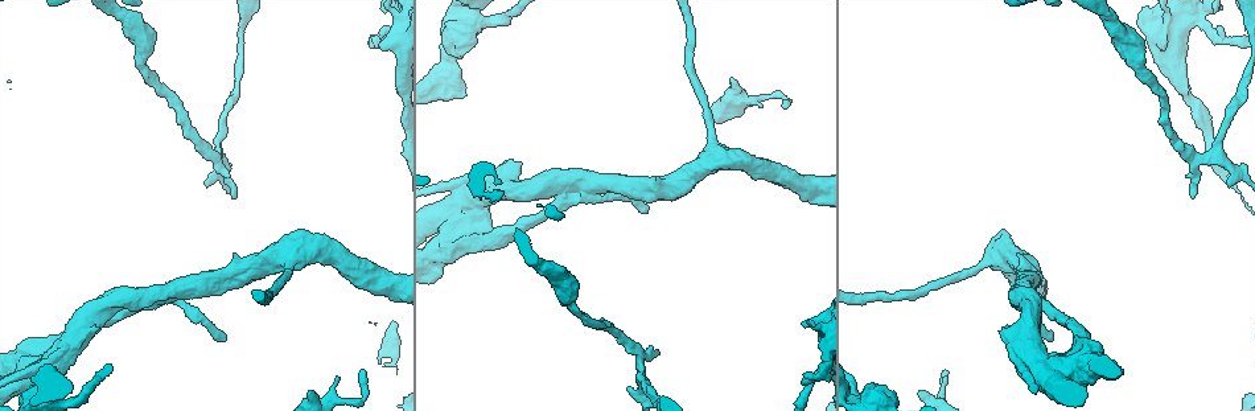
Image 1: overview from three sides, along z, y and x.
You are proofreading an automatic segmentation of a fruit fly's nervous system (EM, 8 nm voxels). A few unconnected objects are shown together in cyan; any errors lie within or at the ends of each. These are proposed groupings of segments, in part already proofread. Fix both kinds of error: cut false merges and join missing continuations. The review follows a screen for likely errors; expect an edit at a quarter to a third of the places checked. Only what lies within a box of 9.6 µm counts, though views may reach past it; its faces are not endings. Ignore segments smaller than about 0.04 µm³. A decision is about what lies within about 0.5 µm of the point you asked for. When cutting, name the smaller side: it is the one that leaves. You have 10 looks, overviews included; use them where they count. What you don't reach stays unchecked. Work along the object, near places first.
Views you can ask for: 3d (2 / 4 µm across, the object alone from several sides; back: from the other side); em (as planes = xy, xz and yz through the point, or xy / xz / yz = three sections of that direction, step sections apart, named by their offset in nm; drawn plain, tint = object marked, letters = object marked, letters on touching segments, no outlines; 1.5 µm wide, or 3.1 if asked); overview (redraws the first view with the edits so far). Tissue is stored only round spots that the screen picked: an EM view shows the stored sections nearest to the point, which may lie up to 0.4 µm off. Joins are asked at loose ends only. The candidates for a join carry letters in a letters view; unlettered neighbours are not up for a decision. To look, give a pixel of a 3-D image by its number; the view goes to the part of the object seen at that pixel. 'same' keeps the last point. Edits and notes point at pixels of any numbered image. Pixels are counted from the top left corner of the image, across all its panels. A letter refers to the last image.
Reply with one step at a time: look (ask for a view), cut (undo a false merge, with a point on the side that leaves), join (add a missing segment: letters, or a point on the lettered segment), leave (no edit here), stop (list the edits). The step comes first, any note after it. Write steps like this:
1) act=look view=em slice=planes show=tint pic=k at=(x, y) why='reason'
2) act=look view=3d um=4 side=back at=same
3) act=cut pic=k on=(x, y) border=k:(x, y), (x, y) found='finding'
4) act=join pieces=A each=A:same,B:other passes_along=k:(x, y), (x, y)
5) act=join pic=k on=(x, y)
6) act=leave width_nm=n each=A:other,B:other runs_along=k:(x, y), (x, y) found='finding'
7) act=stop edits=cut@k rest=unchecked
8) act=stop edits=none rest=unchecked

act=look view=3d um=4 pic=1 at=(310, 390) why='stops while still wide'

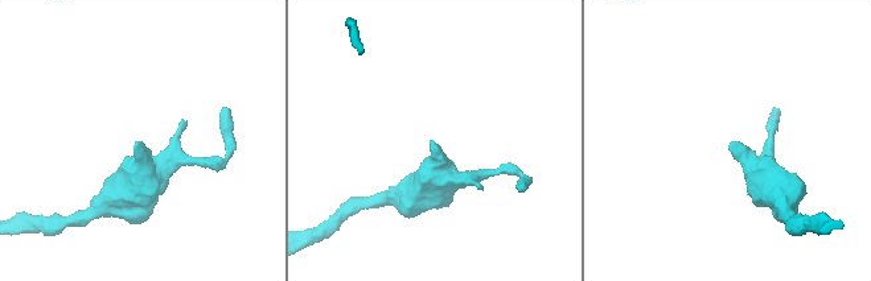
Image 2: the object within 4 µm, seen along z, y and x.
act=look view=em slice=yz step=4 show=letters pic=2 at=(728, 146) why='shape alone is not enough'

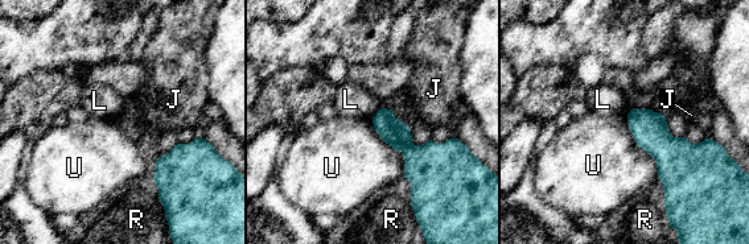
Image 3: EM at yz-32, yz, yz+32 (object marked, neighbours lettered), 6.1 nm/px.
act=look view=em slice=planes show=letters at=same why='cut it another way'

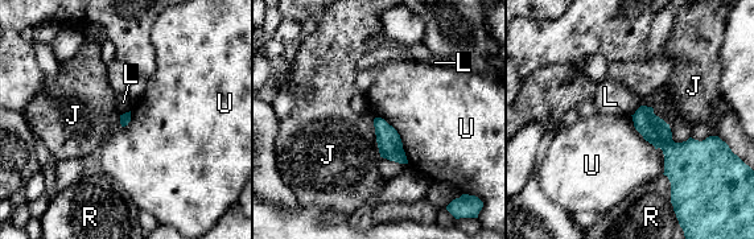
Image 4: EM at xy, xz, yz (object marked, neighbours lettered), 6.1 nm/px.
act=leave each=J:other,L:other,R:other,U:other border=4:(375, 116), (396, 131), (408, 163) found='no lettered segment goes on from it'

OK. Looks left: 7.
act=look view=3d um=4 pic=1 at=(642, 211) why='free end'

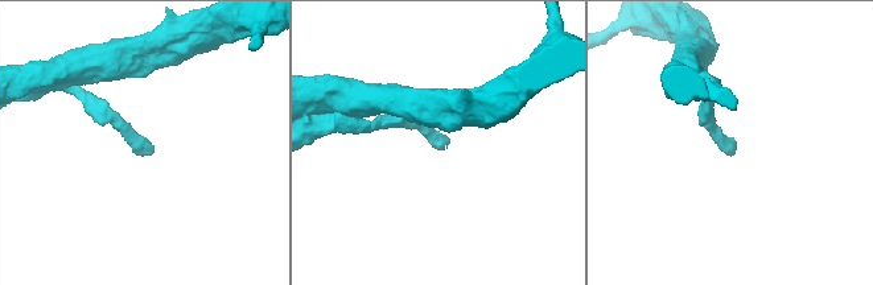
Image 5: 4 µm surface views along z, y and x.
act=look view=em slice=planes show=letters pic=5 at=(442, 144)

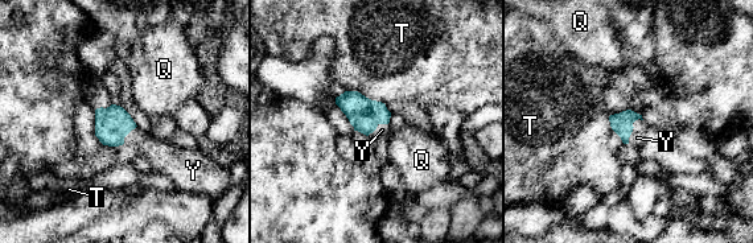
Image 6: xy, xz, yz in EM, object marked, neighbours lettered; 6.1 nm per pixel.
act=join pieces=Y each=Q:other,T:other,Y:same passes_along=6:(621, 123), (633, 127), (637, 138) found='the neuron continues'

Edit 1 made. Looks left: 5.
act=look view=overview

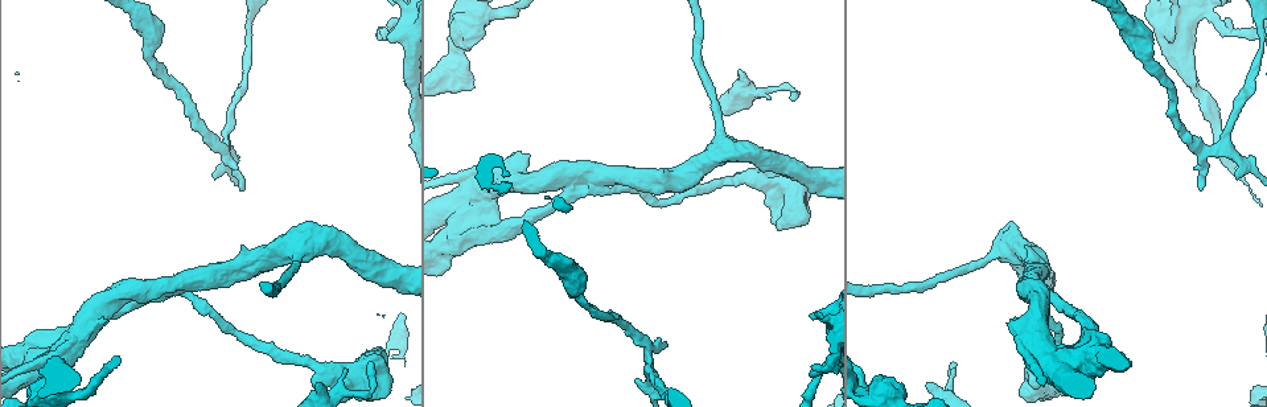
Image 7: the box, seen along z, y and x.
act=look view=em slice=xy step=8 show=letters pic=7 at=(1238, 177) why='branch stops here'

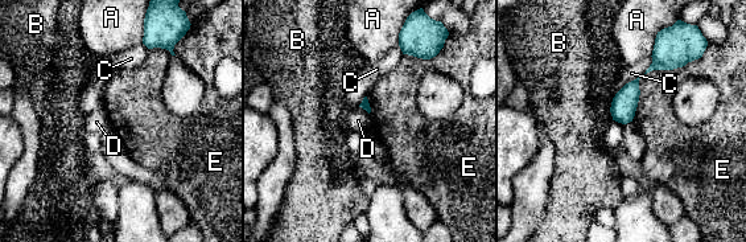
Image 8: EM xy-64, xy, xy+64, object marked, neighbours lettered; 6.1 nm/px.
act=look view=em slice=planes show=letters at=same why='cut it another way'

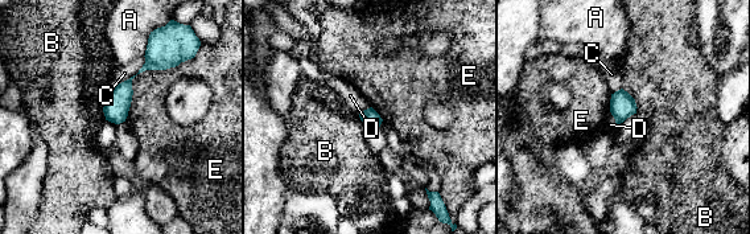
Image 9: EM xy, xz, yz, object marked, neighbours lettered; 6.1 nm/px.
act=leave each=A:other,B:other,C:other,D:other,E:other border=9:(188, 60), (140, 72), (124, 120) found='none of them fits'

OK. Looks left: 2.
act=look view=em slice=planes show=letters pic=7 at=(812, 313) why='thick end'

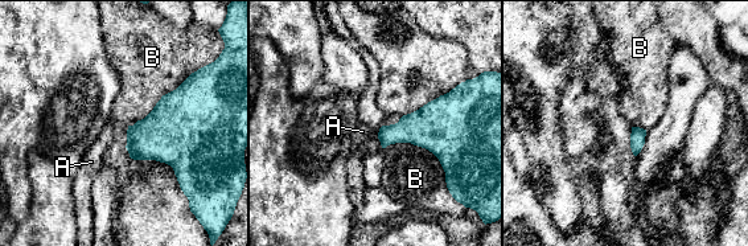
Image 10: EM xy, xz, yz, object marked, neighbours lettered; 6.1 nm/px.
act=leave each=A:other,B:other border=10:(378, 128), (427, 148), (447, 185) found='none of them fits'

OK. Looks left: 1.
act=stop edits=join@6 rest=unchecked

